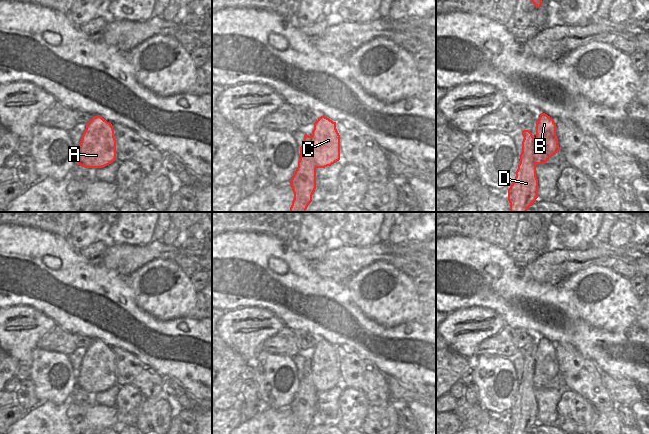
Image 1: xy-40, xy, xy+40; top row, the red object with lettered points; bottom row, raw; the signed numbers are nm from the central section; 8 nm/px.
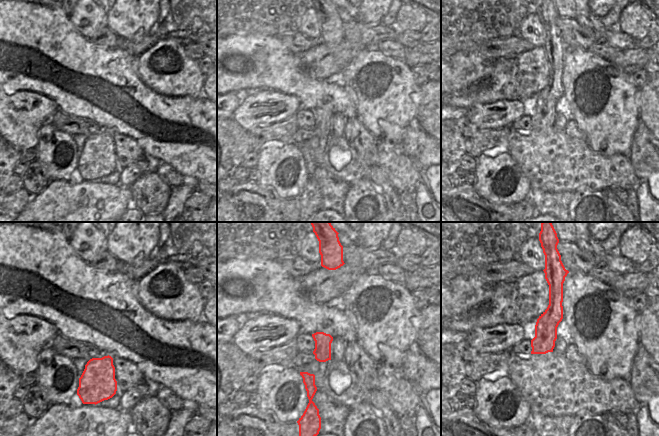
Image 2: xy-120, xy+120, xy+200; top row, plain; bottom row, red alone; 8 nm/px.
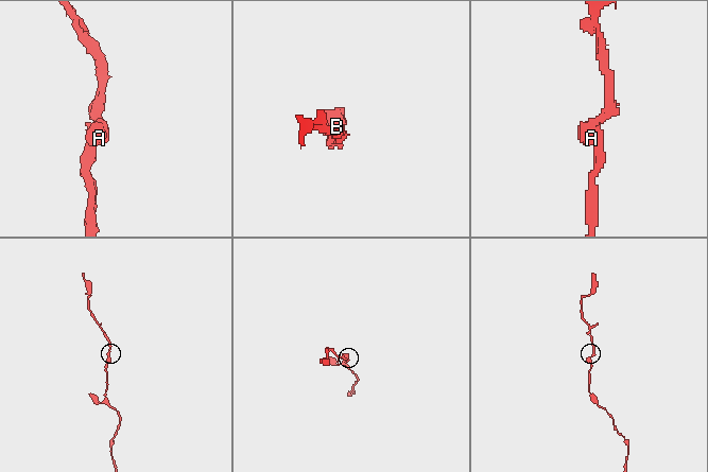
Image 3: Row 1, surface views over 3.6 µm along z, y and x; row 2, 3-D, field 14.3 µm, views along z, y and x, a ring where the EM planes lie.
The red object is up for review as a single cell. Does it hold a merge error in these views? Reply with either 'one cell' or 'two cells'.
one cell

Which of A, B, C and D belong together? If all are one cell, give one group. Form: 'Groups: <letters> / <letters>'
Groups: A B C D

